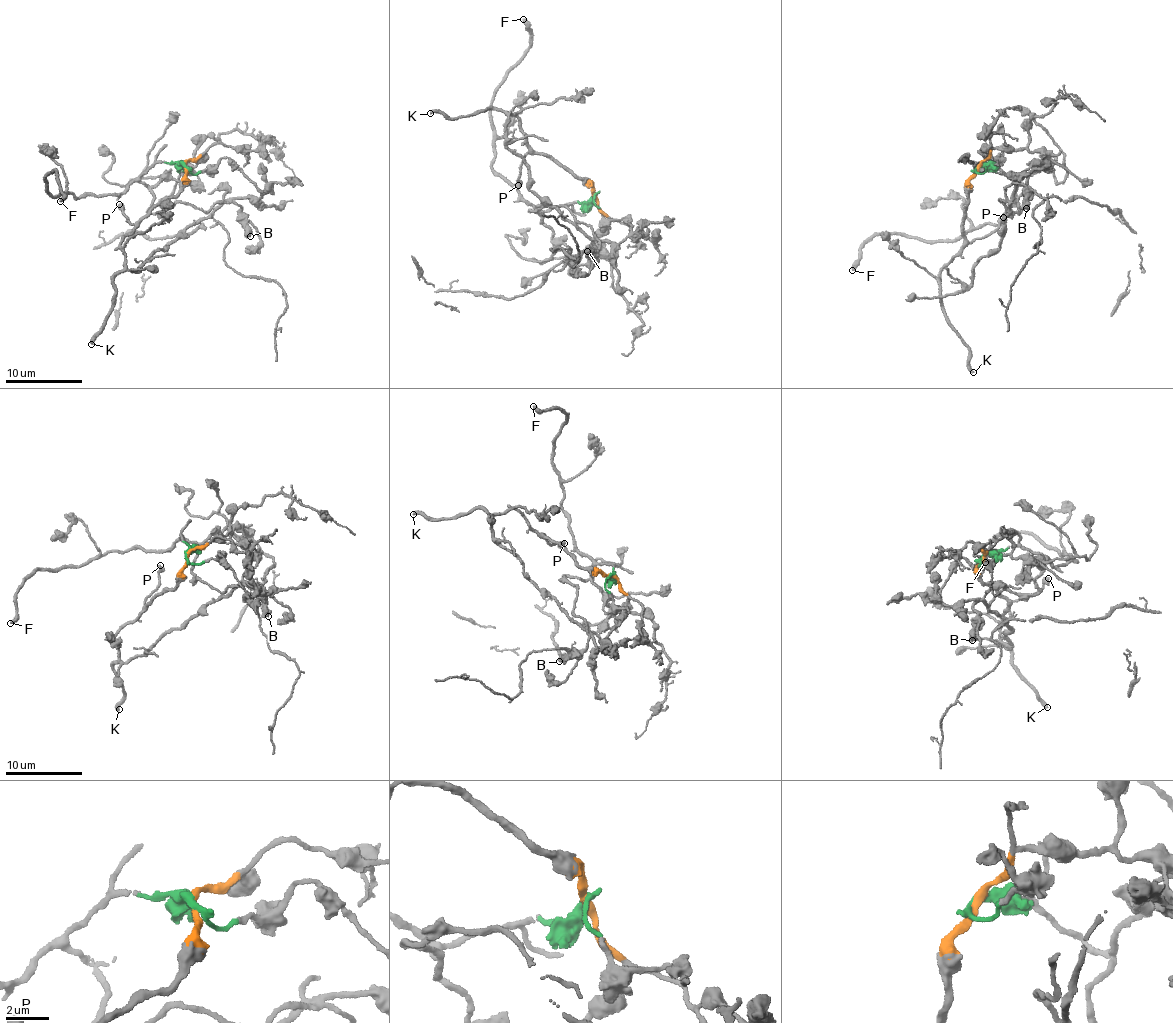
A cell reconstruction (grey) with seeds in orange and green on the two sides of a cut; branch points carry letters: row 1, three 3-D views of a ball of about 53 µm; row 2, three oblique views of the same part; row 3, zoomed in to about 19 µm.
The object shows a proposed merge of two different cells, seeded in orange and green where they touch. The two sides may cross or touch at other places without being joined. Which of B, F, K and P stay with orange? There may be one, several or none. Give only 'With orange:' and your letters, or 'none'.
With orange: K, P

